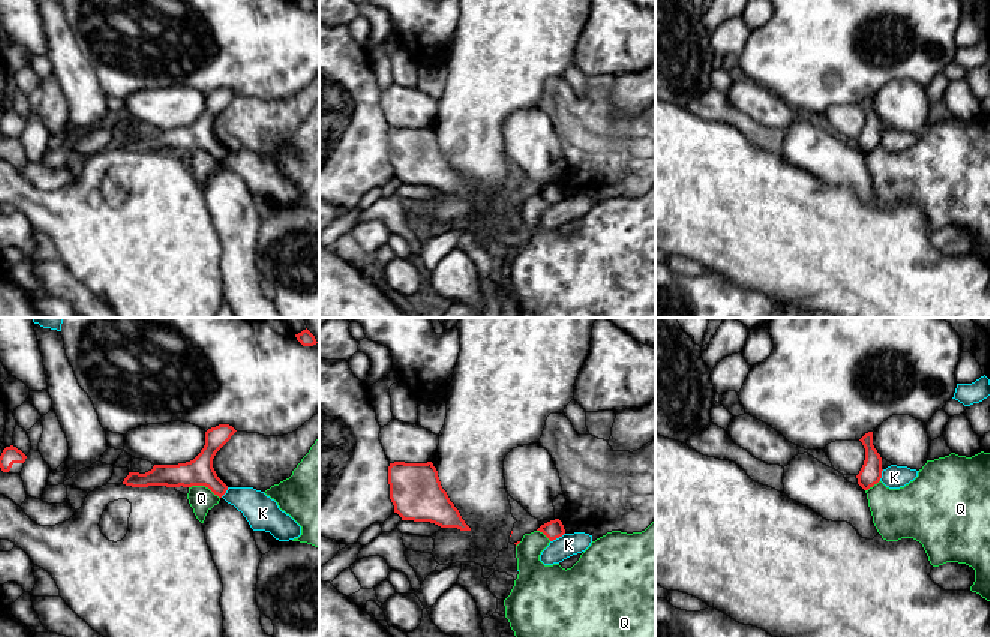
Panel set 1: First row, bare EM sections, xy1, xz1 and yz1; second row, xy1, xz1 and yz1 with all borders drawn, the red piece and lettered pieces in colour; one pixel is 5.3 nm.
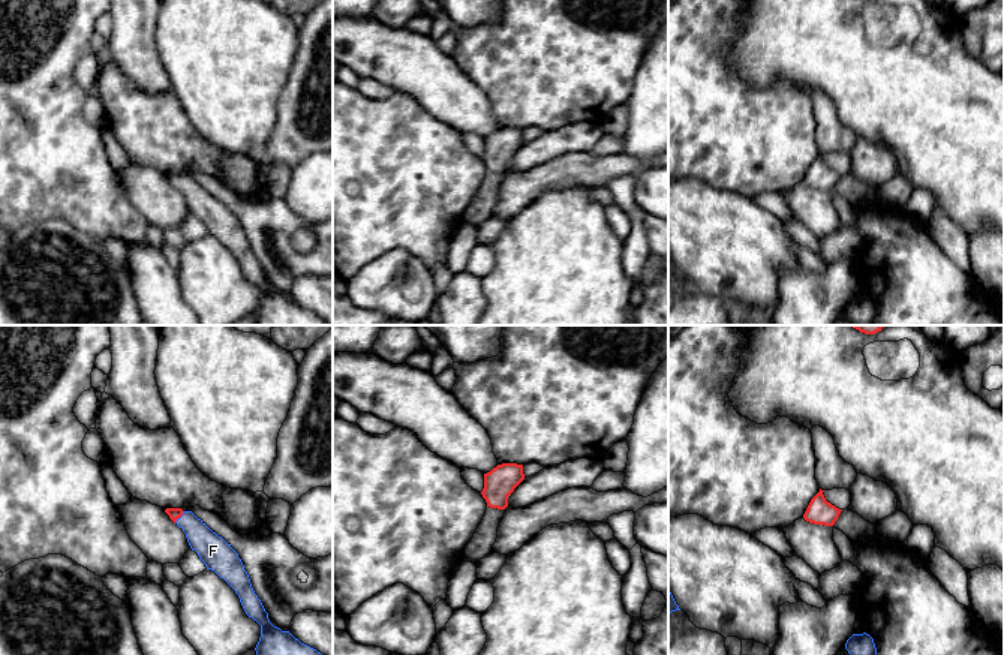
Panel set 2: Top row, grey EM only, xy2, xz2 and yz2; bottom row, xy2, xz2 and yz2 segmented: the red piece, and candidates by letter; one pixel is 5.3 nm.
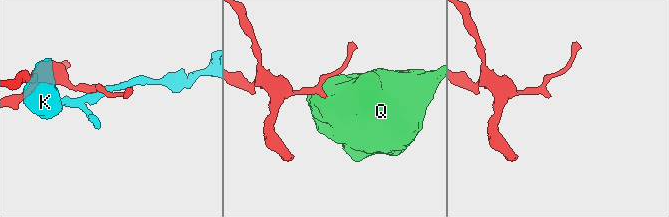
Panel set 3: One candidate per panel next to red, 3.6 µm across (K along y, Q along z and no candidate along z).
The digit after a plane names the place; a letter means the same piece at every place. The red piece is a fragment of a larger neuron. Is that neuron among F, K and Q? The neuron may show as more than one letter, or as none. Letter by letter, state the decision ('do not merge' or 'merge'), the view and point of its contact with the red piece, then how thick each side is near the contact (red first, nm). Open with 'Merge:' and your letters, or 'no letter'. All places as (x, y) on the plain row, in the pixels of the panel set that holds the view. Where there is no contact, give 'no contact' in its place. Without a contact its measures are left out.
Merge: F
F: merge | xy2 (179, 182) | 60/160 nm
K: do not merge | xz1 (556, 201) | 100/120 nm
Q: do not merge | xy1 (204, 149) | 150/140 nm

